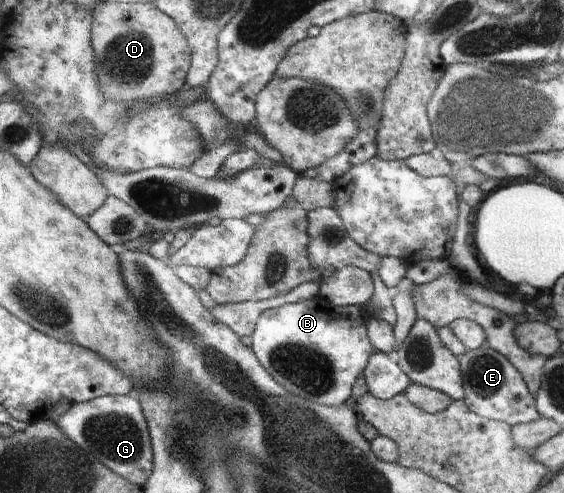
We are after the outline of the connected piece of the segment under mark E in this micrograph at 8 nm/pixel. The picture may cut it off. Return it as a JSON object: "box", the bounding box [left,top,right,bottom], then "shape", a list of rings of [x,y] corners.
{"box":[459,346,541,427],"shape":[[[486,346],[476,350],[466,350],[459,359],[461,374],[464,376],[463,401],[482,418],[506,422],[512,427],[541,417],[536,408],[535,398],[528,390],[524,378],[506,356]]]}

